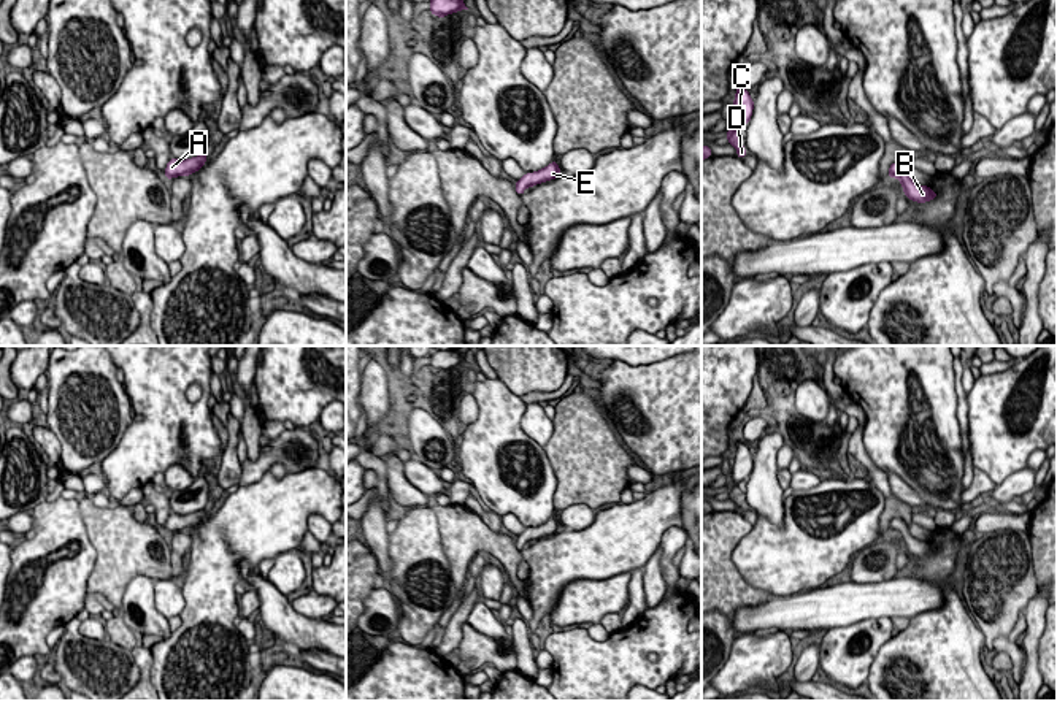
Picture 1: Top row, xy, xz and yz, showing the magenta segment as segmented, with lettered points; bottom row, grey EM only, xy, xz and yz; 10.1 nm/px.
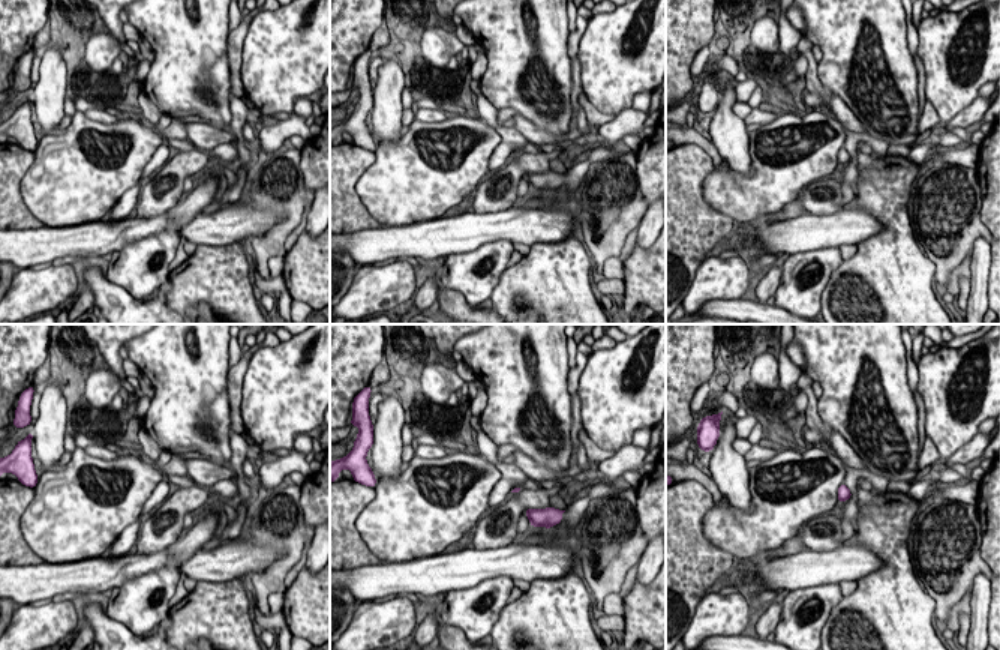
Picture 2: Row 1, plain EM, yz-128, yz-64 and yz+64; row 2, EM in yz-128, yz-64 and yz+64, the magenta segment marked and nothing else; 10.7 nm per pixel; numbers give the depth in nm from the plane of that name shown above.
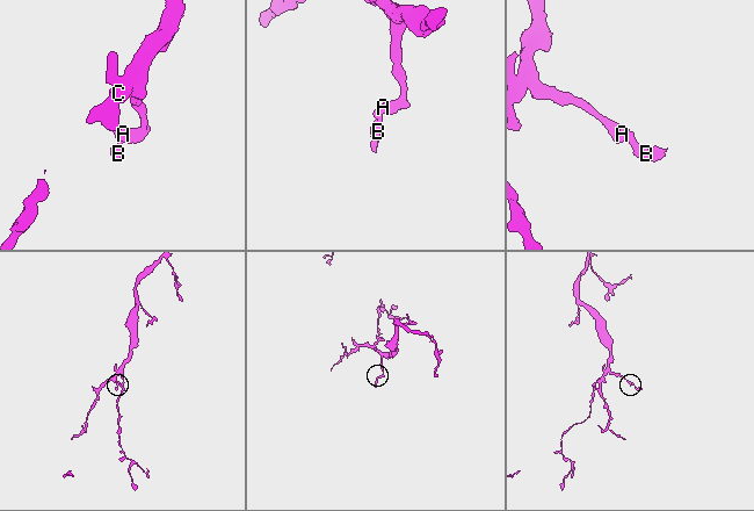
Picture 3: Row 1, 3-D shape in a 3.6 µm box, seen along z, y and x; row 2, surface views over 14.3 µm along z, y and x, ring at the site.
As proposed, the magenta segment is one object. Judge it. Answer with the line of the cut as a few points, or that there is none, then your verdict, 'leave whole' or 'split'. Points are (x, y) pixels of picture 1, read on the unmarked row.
no cut | leave whole

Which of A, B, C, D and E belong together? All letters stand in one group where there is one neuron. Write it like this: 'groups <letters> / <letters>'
groups A B C D E

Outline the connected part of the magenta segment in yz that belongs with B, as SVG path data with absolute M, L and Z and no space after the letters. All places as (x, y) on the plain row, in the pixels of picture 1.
M894 517L889 523L889 534L897 533L901 541L905 550L917 558L925 558L933 554L938 554L938 549L935 549L928 541L919 541L914 536L909 534L908 525L903 519Z

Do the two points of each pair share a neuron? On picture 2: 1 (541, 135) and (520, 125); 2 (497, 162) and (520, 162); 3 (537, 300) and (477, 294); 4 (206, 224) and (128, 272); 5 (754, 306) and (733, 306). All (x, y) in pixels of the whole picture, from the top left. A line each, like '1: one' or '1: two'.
1: one
2: two
3: two
4: two
5: one

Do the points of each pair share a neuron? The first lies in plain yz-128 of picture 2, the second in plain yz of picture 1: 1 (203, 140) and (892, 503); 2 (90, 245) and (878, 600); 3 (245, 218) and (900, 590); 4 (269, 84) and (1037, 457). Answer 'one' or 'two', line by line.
1: two
2: one
3: one
4: two

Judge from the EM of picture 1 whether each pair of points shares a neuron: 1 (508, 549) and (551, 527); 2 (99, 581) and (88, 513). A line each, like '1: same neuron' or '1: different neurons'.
1: different neurons
2: same neuron

